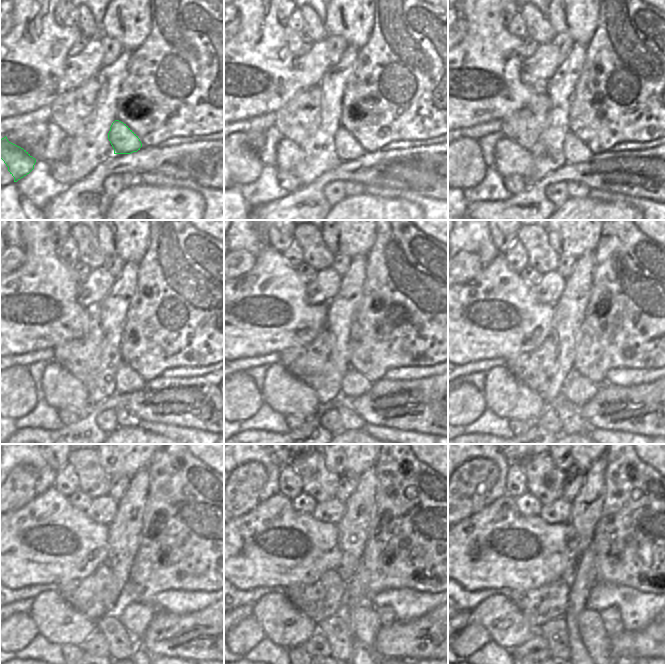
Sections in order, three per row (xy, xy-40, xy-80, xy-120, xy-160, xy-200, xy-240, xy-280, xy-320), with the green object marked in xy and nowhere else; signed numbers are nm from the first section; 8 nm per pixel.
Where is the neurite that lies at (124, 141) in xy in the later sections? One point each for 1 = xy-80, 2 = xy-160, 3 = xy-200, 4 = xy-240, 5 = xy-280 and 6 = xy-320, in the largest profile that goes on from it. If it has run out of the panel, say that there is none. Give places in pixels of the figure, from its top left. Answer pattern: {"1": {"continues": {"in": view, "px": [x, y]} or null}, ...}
{"1": {"continues": {"in": "xy-80", "px": [575, 151]}}, "2": {"continues": {"in": "xy-160", "px": [354, 384]}}, "3": {"continues": {"in": "xy-200", "px": [579, 390]}}, "4": {"continues": {"in": "xy-240", "px": [136, 617]}}, "5": {"continues": {"in": "xy-280", "px": [363, 619]}}, "6": {"continues": {"in": "xy-320", "px": [592, 631]}}}

